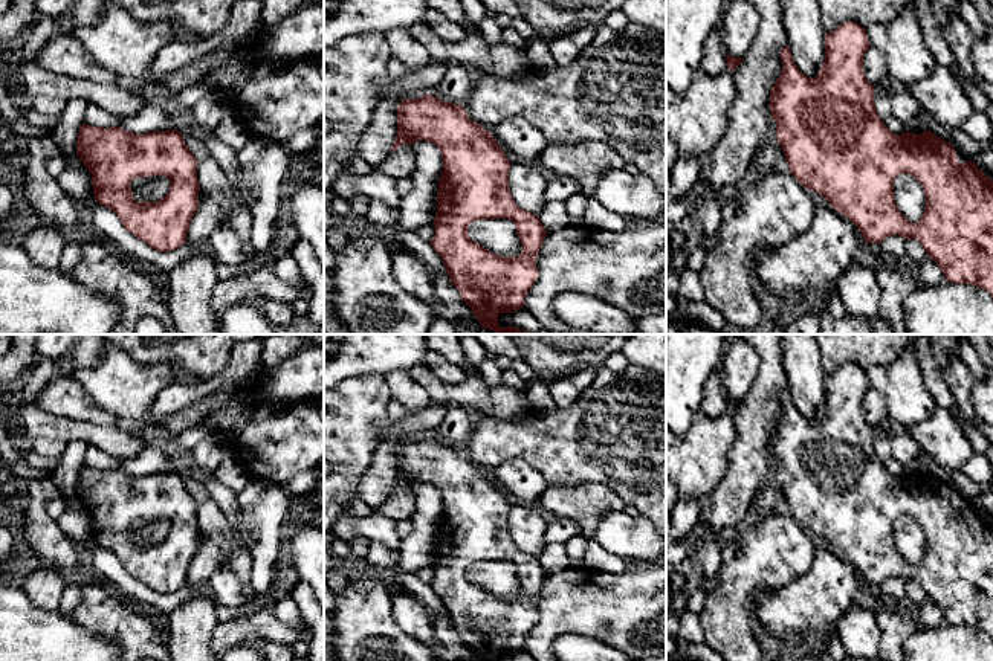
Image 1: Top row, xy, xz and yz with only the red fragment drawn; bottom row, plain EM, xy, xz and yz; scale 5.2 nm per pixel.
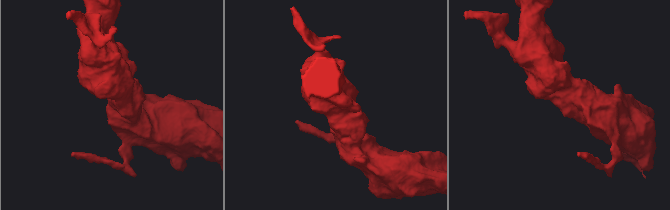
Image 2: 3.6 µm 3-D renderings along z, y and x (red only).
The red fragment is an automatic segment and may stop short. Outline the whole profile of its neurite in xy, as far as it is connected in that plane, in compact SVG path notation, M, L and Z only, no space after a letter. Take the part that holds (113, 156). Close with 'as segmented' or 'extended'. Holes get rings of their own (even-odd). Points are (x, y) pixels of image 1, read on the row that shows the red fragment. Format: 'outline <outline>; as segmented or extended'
outline M82 124L78 131L76 156L92 174L95 200L99 205L112 209L130 234L159 252L176 250L186 243L189 223L199 208L197 197L200 186L197 179L199 162L185 143L182 131L171 128L167 131L136 134L121 127L102 128ZM150 176L168 177L171 182L170 191L163 198L159 198L157 202L136 202L133 198L134 192L130 188L131 180Z; as segmented

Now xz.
outline M425 93L417 99L403 99L397 105L397 136L391 147L394 153L402 143L417 140L432 142L442 151L443 171L438 180L437 212L434 218L435 235L431 246L443 260L452 285L461 299L472 308L483 328L496 334L532 334L515 327L500 327L498 316L522 308L524 298L538 279L536 260L547 237L539 215L521 209L509 189L510 162L490 131L474 122L463 105L445 102ZM507 218L515 223L522 252L518 256L501 256L489 252L467 235L475 220Z; as segmented

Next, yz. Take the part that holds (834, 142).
outline M854 21L840 24L825 34L825 60L816 78L805 76L793 61L788 44L781 49L782 73L770 90L770 111L776 121L778 142L790 166L790 174L805 188L825 197L831 206L849 218L862 232L863 240L881 243L886 237L898 235L921 243L944 278L955 284L972 284L993 296L993 180L975 162L958 162L950 142L926 130L915 133L892 133L875 111L874 85L863 72L863 56L869 49L866 29ZM898 174L914 176L923 186L926 209L923 217L912 223L897 208L894 179Z; as segmented

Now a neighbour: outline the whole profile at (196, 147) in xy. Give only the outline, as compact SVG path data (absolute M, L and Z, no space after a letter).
M182 131L182 136L196 160L203 162L208 157L208 150L205 148L205 145L196 137L192 137L188 131Z

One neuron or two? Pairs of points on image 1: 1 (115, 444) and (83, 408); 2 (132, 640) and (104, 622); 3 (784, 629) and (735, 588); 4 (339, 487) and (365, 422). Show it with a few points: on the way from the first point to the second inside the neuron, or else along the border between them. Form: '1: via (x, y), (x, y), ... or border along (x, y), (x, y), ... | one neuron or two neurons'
1: border along (63, 415), (101, 426), (116, 426), (121, 423) | two neurons
2: via (126, 634), (110, 622) | one neuron
3: border along (784, 583), (753, 596), (753, 617), (760, 634) | two neurons
4: via (339, 470), (342, 444), (349, 438) | one neuron

